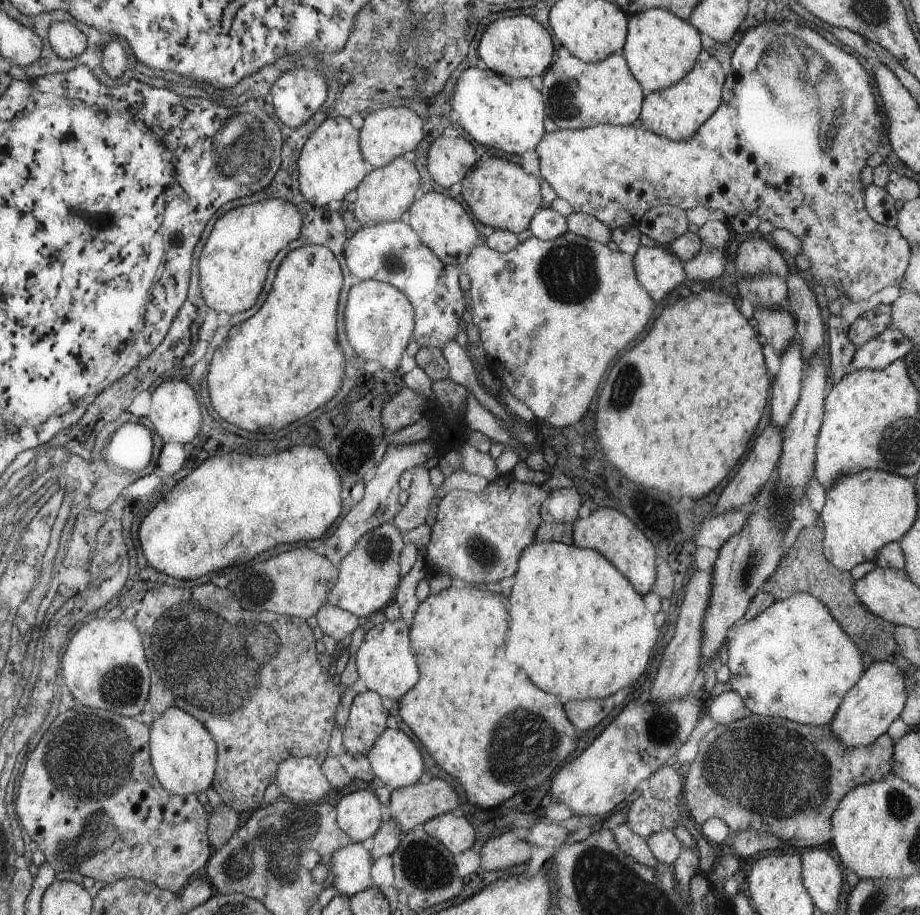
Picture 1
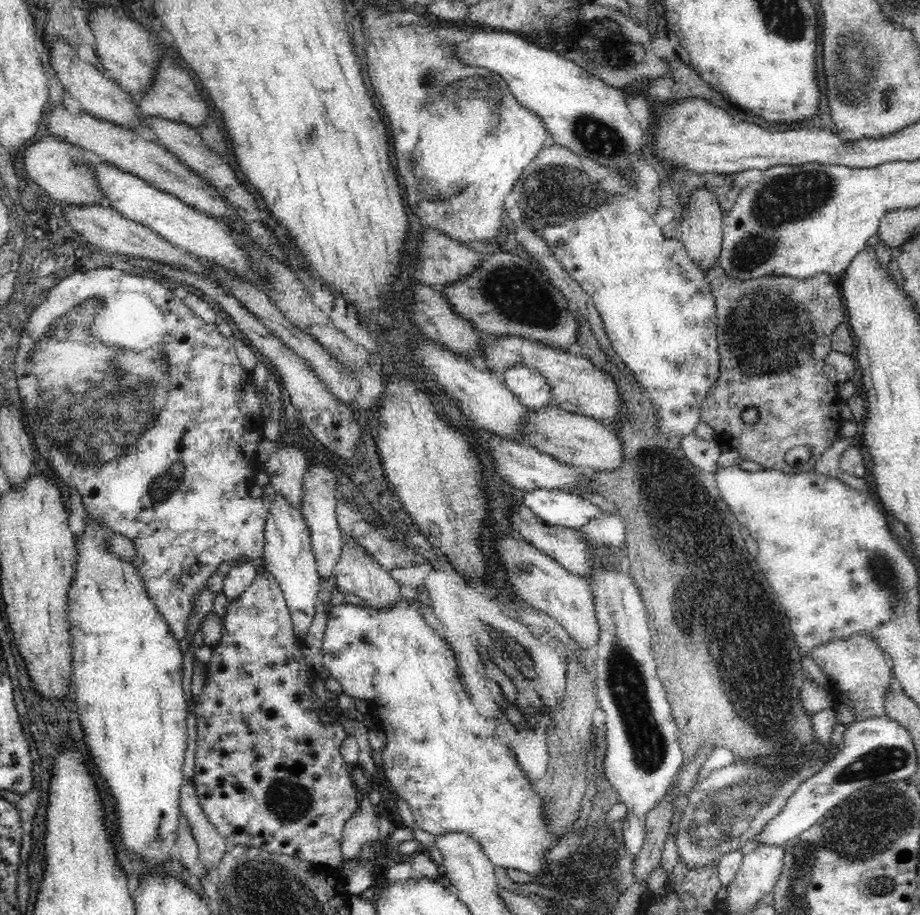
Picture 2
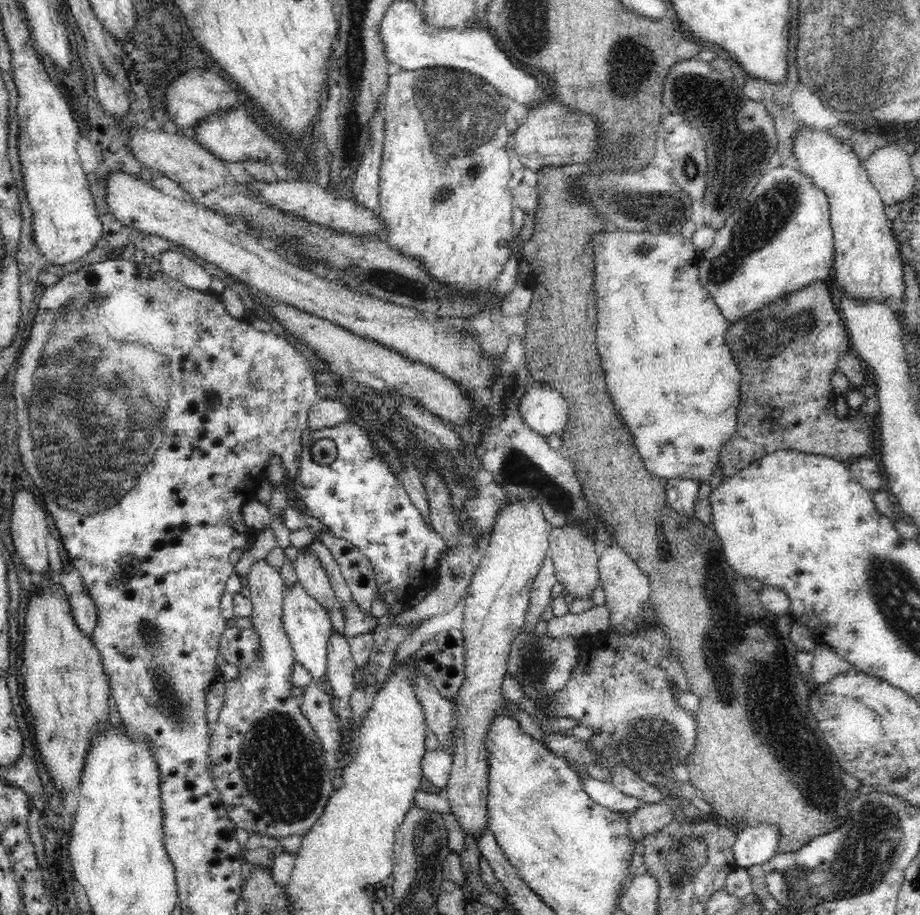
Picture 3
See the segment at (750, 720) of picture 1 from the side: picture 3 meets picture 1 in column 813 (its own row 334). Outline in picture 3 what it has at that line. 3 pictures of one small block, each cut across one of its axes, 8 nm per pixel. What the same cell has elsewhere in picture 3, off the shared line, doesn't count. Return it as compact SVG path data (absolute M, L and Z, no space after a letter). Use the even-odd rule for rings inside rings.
M824 281L792 291L786 302L778 298L730 323L727 326L725 341L738 362L741 388L737 427L719 448L719 462L724 475L742 470L759 457L776 450L798 450L802 453L835 458L844 463L870 452L870 428L864 415L857 411L854 418L838 418L834 408L838 395L832 389L832 374L838 371L839 358L852 349L849 346L848 331L844 328L844 322ZM774 407L782 409L778 418L773 418Z

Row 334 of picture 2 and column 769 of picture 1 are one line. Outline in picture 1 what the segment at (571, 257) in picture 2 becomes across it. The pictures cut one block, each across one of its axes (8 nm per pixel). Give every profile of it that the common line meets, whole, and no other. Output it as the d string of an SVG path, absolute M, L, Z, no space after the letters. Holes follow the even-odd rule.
M798 593L784 600L775 600L767 609L764 609L752 620L749 620L748 622L743 620L735 629L734 638L729 642L724 658L730 670L730 686L732 686L733 690L741 696L745 708L748 708L750 712L760 714L760 716L786 718L786 720L792 720L792 722L795 723L817 727L829 725L833 721L843 699L846 698L849 690L861 680L864 674L862 652L858 650L856 643L846 634L846 632L844 632L844 630L842 630L842 628L840 628L837 619L832 618L825 603L823 603L821 599L808 593Z

